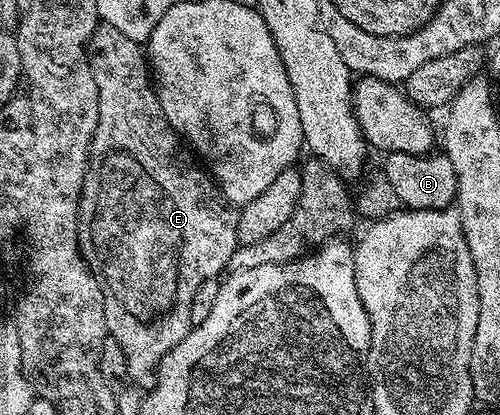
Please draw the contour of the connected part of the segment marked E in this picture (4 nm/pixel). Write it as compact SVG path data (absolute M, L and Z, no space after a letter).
M100 23L92 31L90 36L90 41L86 45L86 56L90 62L90 70L92 75L96 79L96 91L98 92L98 122L96 123L96 131L92 135L92 143L90 144L90 158L86 164L86 174L84 175L84 187L82 188L82 194L80 195L80 203L78 204L78 246L82 252L82 258L86 260L86 266L93 271L94 276L98 278L98 282L102 285L102 294L104 295L104 319L106 320L106 332L108 334L109 340L114 341L118 344L118 349L122 352L122 361L126 364L126 373L131 382L139 390L149 391L153 389L155 380L158 375L158 368L160 363L164 359L164 355L168 355L168 351L172 351L172 347L176 347L176 343L180 343L180 339L184 339L191 331L191 326L189 323L189 311L192 310L192 297L196 292L196 289L200 287L200 283L203 283L206 279L217 278L221 269L225 270L229 266L232 255L234 254L235 249L238 248L238 232L236 231L236 225L238 223L238 215L235 209L235 206L229 204L225 197L218 192L218 187L214 183L213 177L210 176L209 172L197 160L190 161L191 154L185 153L182 150L182 145L184 146L183 138L178 134L178 132L171 127L168 123L168 119L164 119L164 111L160 107L158 102L158 91L155 85L155 82L152 80L152 70L148 64L147 54L144 52L143 46L137 41L128 39L128 35L124 35L121 31L116 31L116 27L107 25L105 23Z

